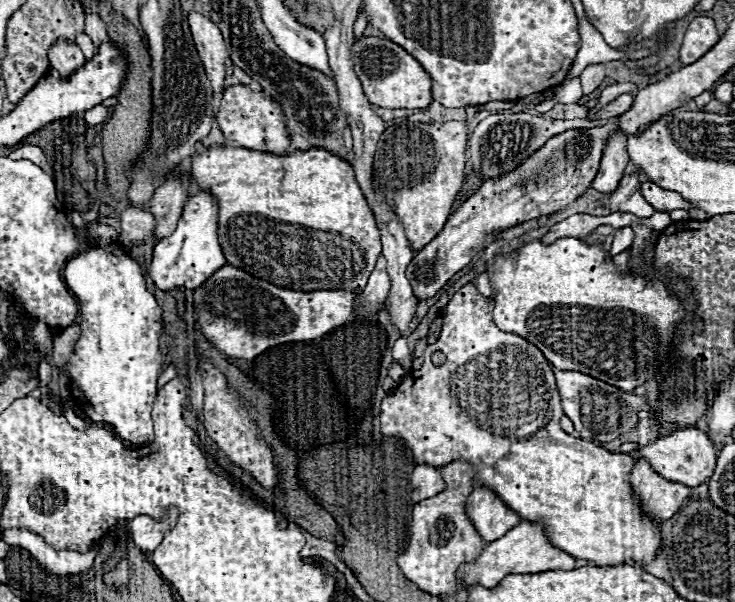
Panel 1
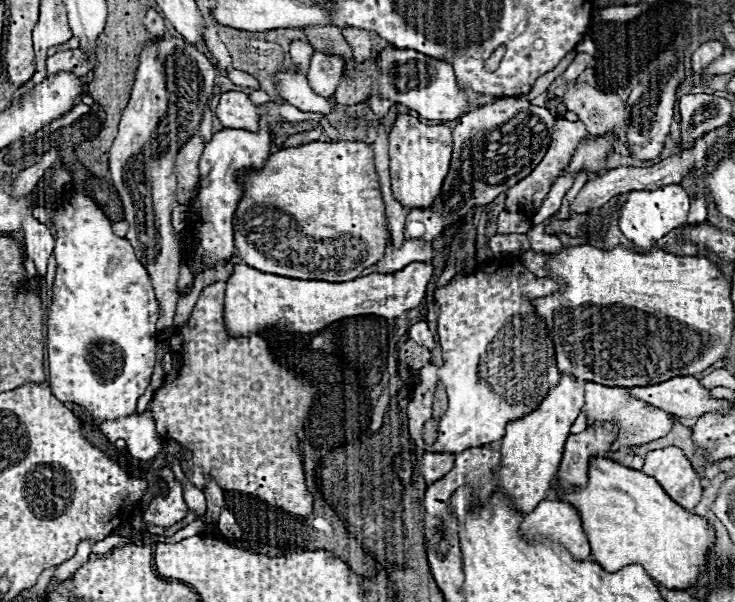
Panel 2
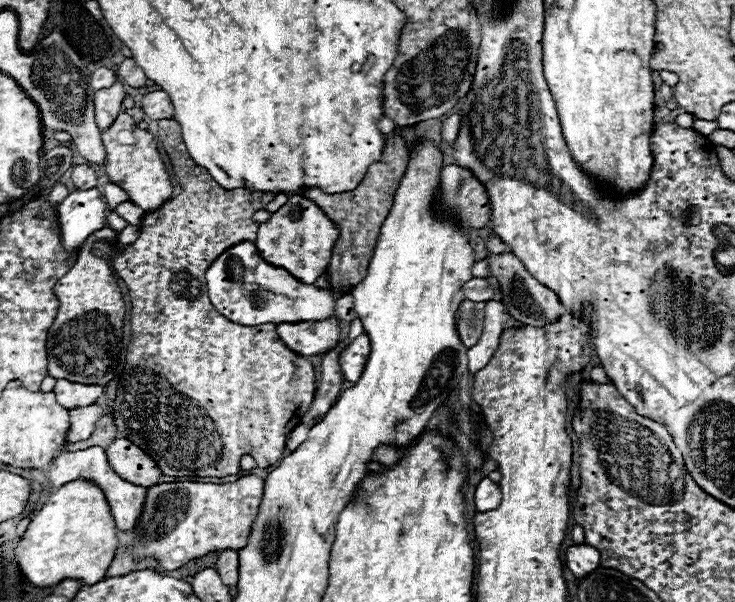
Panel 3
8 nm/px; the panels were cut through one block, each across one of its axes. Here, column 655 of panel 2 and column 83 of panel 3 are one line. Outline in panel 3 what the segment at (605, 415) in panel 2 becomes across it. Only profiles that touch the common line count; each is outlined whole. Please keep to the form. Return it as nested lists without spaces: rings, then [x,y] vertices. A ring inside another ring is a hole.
[[[90,404],[84,408],[72,408],[70,410],[70,430],[68,430],[68,442],[88,440],[96,428],[96,422],[102,418],[102,406]]]

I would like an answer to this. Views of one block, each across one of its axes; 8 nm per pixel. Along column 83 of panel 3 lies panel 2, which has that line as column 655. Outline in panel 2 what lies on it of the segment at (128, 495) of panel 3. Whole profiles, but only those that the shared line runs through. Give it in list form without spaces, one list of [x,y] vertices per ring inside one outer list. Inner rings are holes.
[[[662,448],[646,454],[644,474],[654,476],[666,494],[686,510],[692,510],[702,496],[702,478],[680,448]]]

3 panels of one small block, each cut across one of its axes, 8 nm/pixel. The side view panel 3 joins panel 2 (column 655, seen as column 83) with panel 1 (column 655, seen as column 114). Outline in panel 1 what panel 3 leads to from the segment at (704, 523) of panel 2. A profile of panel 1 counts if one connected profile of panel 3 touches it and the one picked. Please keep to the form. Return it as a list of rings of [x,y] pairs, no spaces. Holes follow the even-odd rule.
[[[466,284],[454,294],[442,314],[444,326],[440,338],[426,348],[422,368],[410,370],[394,392],[382,400],[382,434],[406,442],[416,464],[442,468],[454,460],[468,462],[476,470],[474,488],[490,488],[524,522],[542,522],[550,544],[574,558],[590,560],[596,566],[616,566],[628,560],[638,564],[652,562],[660,548],[660,534],[658,526],[642,514],[628,486],[628,474],[634,460],[628,454],[612,454],[594,442],[572,438],[560,428],[560,394],[548,360],[528,340],[498,330],[492,322],[492,308],[492,298],[478,296],[474,284]],[[438,350],[446,354],[442,366],[434,366],[430,358]],[[508,422],[548,424],[534,434],[518,436],[518,426],[508,428]]]

